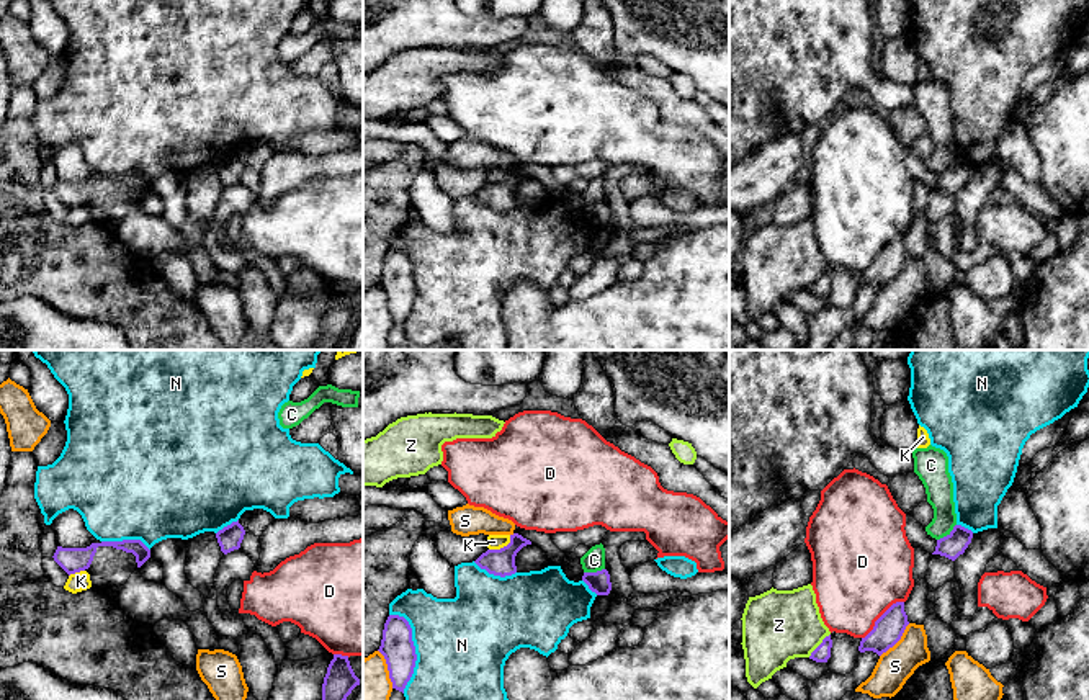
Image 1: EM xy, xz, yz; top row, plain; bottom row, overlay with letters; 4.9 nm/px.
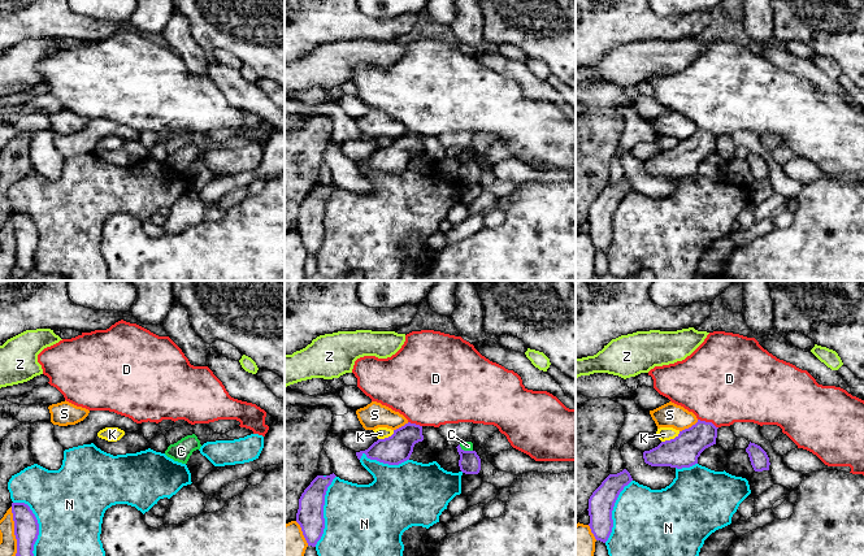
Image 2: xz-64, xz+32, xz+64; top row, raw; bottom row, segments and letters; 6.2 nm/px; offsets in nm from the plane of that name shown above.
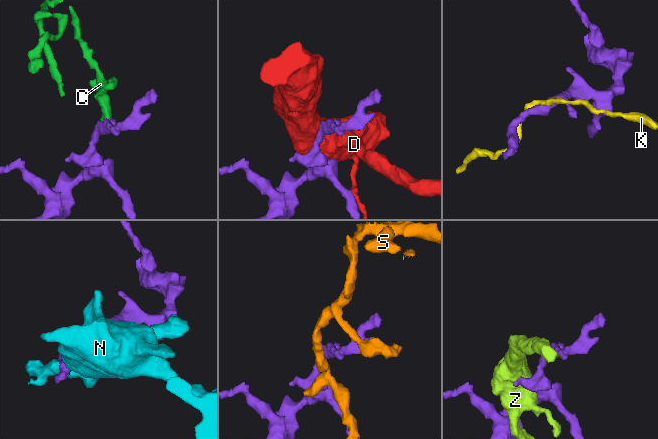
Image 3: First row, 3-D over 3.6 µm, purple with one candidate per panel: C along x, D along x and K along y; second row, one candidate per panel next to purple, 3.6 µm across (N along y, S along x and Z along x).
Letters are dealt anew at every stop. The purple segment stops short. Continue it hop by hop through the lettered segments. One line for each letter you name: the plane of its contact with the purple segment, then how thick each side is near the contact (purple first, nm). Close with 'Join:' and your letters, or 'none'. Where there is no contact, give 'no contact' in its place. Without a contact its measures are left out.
Join: none

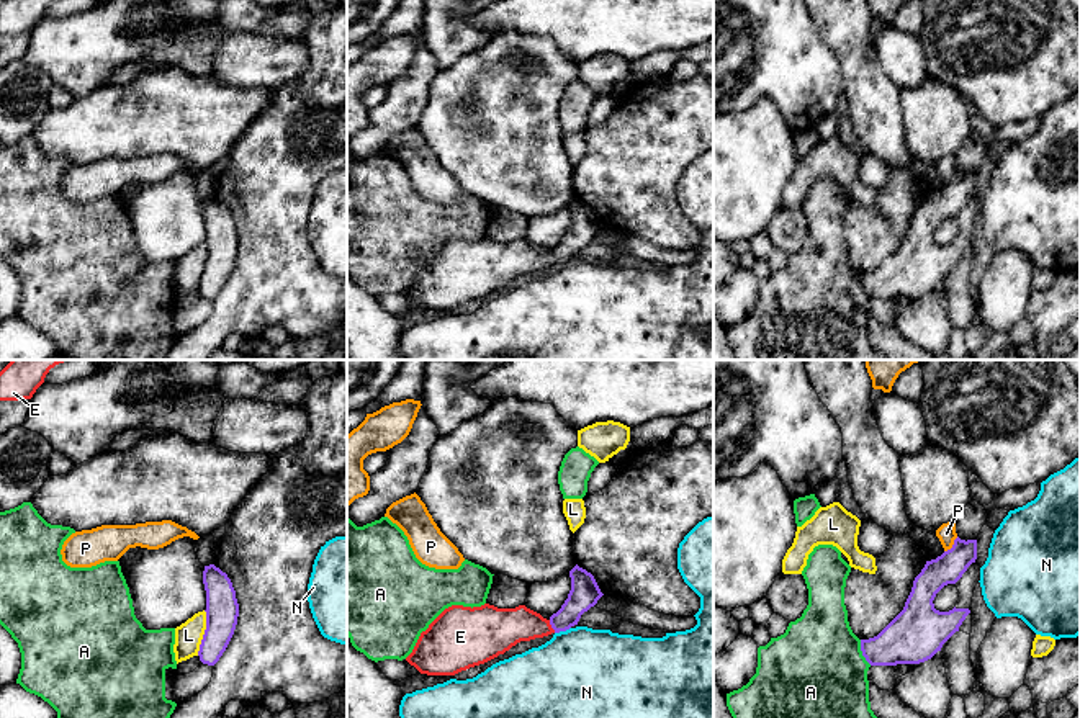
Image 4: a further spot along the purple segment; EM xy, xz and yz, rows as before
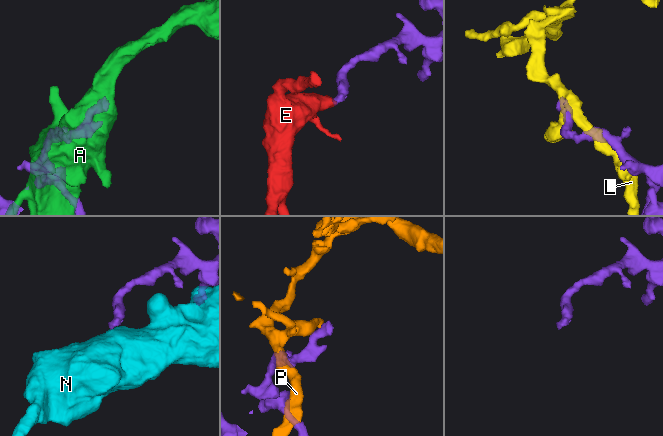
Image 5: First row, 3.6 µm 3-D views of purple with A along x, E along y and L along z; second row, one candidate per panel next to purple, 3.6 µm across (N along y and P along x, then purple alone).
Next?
E: xz | 150/200 nm
Join: E

